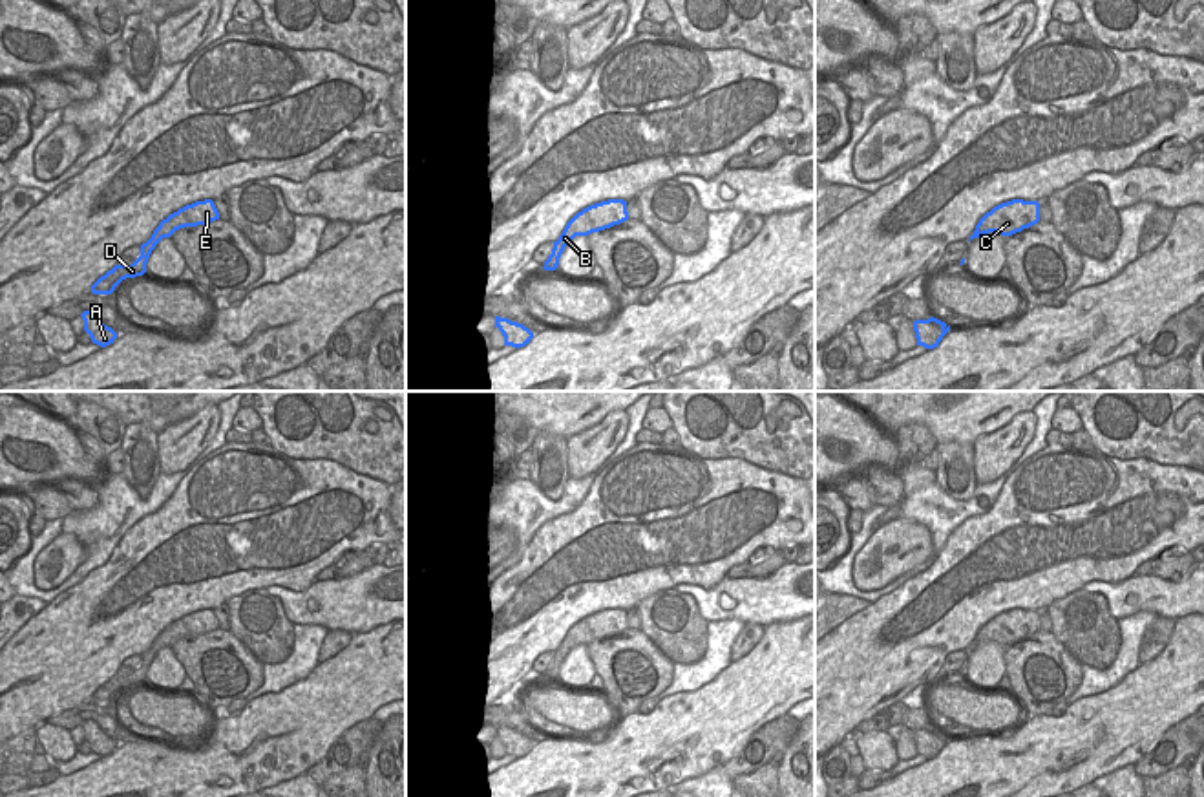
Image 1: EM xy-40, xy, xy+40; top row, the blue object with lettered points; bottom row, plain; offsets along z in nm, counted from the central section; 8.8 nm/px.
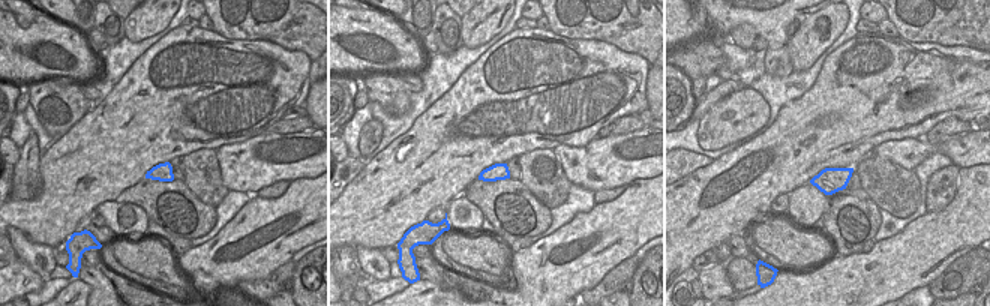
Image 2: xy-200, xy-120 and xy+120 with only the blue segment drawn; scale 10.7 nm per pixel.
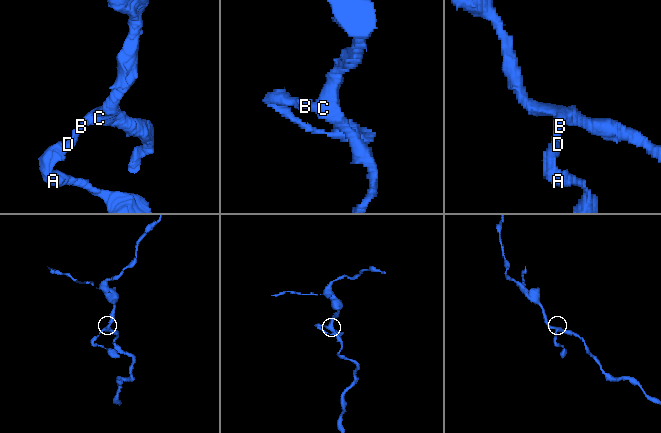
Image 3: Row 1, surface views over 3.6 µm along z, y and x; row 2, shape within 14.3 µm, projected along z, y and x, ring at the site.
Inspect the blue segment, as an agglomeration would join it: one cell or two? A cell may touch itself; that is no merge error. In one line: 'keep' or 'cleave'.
keep

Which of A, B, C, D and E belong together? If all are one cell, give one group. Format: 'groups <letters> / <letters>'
groups A B C D E

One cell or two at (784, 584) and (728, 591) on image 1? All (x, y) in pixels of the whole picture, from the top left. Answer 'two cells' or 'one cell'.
one cell

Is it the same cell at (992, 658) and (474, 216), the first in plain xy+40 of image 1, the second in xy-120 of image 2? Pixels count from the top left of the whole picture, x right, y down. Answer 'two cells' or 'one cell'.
one cell

